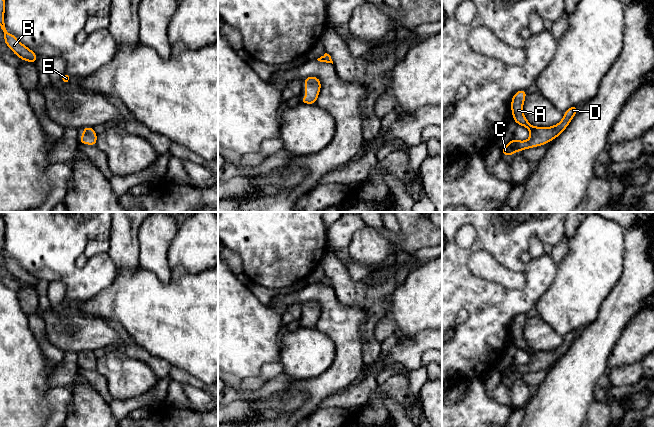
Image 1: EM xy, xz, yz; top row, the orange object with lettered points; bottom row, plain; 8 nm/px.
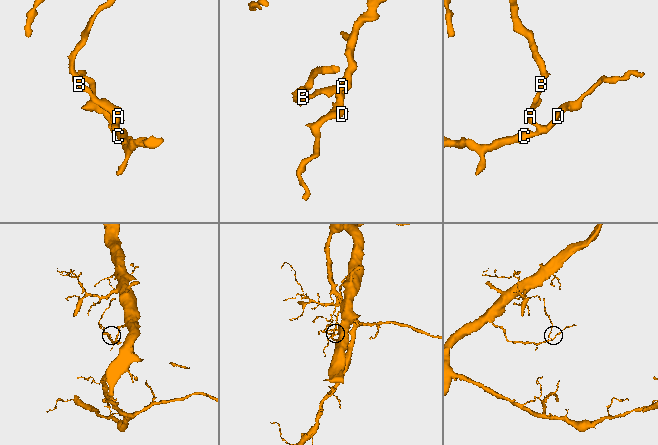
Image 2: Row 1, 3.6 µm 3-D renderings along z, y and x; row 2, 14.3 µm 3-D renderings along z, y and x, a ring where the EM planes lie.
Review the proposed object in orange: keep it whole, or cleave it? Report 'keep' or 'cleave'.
keep

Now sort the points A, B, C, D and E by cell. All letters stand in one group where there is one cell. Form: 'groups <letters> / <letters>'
groups A B C D E

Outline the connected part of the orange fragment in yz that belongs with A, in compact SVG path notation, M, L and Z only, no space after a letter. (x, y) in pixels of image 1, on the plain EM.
M526 314L517 315L512 321L511 335L513 342L518 349L526 351L530 356L530 362L526 365L519 365L512 362L511 365L501 372L502 379L511 380L517 375L524 375L528 372L538 371L557 362L569 349L579 331L571 330L564 336L563 343L552 351L535 351L531 349L523 338L523 327L527 319Z

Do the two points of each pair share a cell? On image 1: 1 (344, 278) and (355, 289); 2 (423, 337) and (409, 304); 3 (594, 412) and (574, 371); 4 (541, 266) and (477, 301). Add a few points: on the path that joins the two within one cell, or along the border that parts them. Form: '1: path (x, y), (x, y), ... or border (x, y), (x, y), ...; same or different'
1: path (347, 281), (352, 286); same
2: border (431, 328), (420, 330), (412, 337), (403, 337); different
3: border (594, 401), (589, 407), (586, 416); different
4: path (533, 284), (516, 301), (495, 301); same

